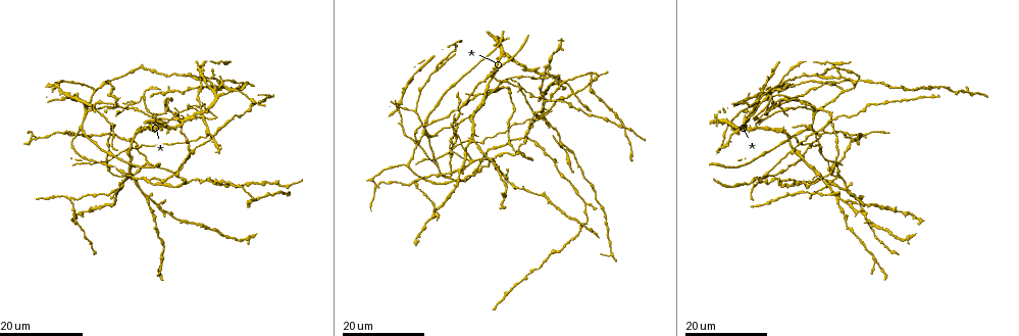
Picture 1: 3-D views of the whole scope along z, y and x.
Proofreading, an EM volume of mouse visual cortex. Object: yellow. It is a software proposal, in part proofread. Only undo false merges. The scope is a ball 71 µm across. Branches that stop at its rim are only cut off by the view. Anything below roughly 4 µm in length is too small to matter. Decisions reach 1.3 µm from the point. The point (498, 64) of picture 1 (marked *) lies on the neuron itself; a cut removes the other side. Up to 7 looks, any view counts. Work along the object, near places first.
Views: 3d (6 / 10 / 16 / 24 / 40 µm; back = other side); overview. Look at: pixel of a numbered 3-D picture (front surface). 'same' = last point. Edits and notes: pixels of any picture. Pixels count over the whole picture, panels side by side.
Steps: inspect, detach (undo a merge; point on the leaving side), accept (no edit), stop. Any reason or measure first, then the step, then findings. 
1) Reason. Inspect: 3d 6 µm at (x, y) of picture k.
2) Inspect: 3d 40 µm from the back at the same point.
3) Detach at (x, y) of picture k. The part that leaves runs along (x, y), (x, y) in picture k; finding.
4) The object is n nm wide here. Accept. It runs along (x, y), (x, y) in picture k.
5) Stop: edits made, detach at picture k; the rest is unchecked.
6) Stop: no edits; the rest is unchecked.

Four or more arms meet. Inspect: 3d 24 µm at (772, 98) of picture 1.

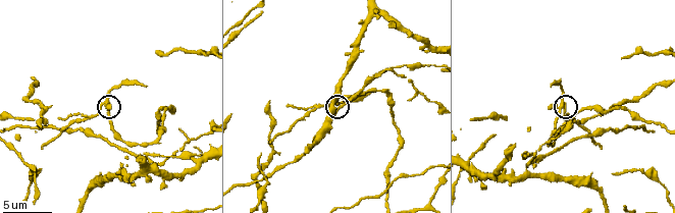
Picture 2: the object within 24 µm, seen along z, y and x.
Inspect: 3d 6 µm at (563, 105) of picture 2.

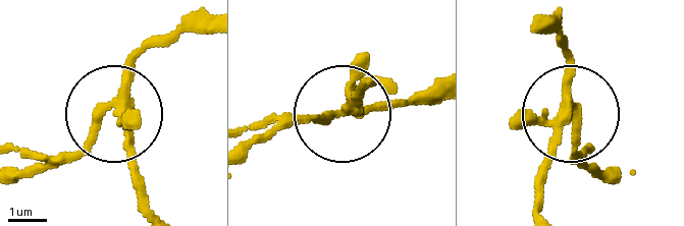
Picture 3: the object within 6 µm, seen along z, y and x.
The side arm is 6 µm long; 4 arms meet here. Detach at (80, 153) of picture 3. Two neurons meet here.

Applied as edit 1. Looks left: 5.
Inspect: overview.

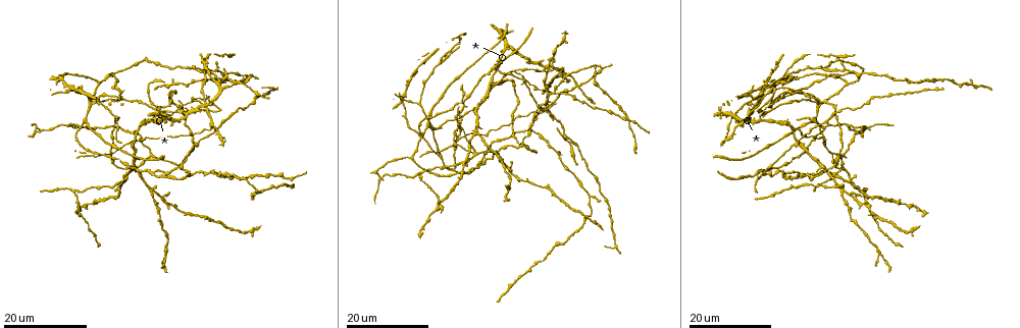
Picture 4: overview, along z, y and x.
Four or more arms meet. Inspect: 3d 16 µm at (578, 86) of picture 4.

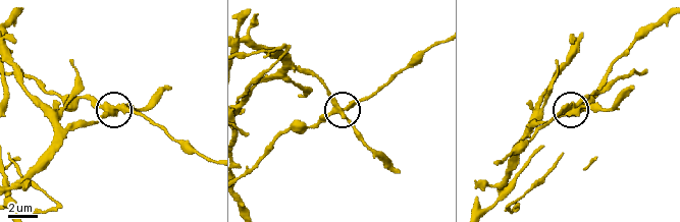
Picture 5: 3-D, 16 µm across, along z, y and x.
Inspect: 3d 6 µm at (106, 103) of picture 5.

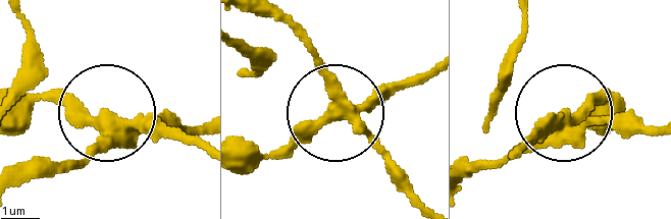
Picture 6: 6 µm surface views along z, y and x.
The object is 310 nm wide here. Accept. It runs along (26, 182), (81, 163), (107, 114), (201, 140) in picture 6; continuous, no second neuron.

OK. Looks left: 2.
Small branch off a trunk. Inspect: 3d 16 µm at (470, 145) of picture 4.

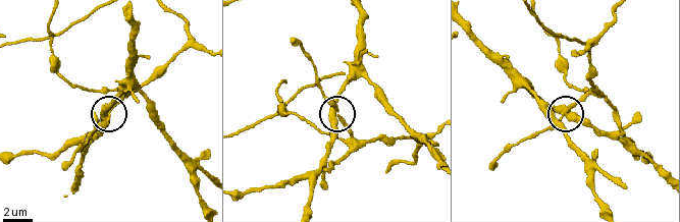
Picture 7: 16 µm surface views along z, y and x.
Inspect: 3d 10 µm at (334, 110) of picture 7.

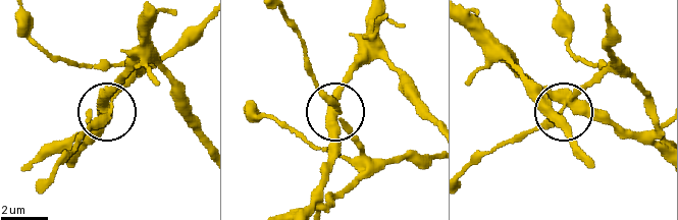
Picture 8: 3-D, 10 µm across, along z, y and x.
4 arms meet here. Accept. One neuron here.

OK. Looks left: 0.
Stop: edits made, detach at picture 3; the rest is unchecked.

